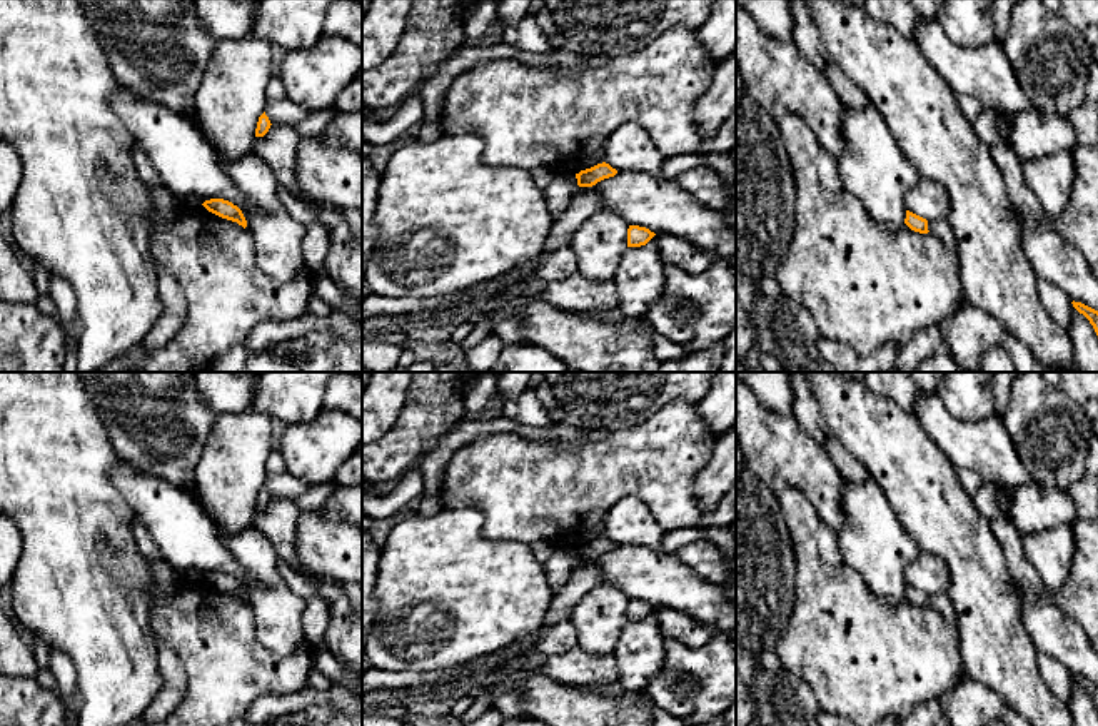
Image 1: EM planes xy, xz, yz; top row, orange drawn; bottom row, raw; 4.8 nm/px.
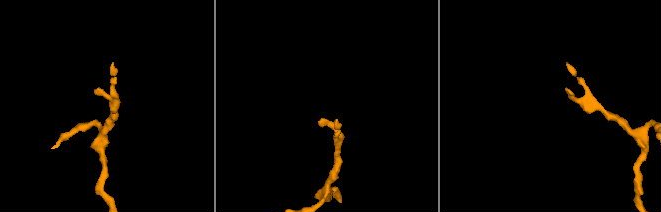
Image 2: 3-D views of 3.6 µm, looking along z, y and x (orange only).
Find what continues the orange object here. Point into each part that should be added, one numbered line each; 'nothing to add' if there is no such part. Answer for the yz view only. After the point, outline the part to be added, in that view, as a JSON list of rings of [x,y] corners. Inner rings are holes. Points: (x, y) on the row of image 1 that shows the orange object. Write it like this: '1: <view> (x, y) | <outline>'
nothing to add

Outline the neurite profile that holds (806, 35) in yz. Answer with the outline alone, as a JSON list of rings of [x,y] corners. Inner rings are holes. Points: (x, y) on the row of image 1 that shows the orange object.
[[[789,0],[793,12],[793,40],[799,52],[824,75],[839,100],[851,108],[861,110],[869,100],[866,93],[841,70],[828,53],[821,32],[808,12],[804,0]]]

